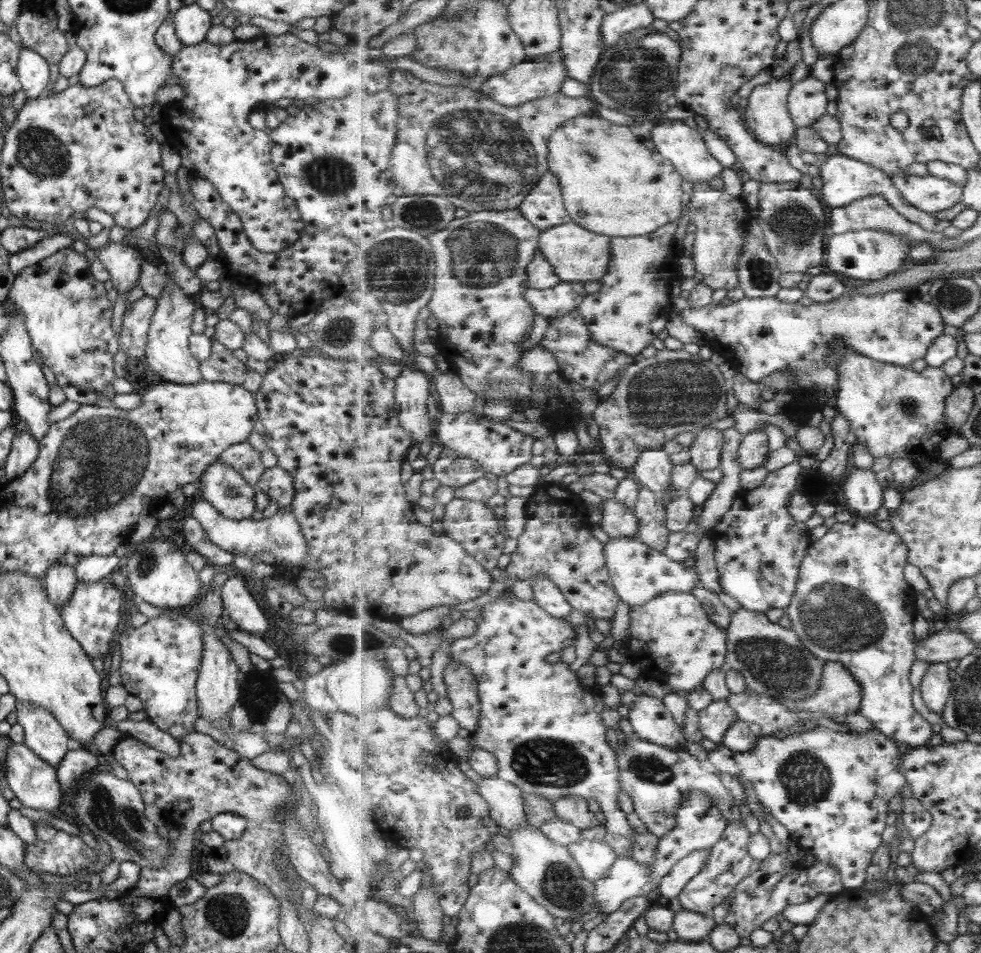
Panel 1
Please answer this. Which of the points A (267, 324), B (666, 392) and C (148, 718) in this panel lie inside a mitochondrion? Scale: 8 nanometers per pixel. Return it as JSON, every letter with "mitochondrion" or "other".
{"A":"other","B":"mitochondrion","C":"other"}

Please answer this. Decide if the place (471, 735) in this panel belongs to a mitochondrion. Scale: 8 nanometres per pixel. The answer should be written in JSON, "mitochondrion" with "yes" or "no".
{"mitochondrion":"no"}

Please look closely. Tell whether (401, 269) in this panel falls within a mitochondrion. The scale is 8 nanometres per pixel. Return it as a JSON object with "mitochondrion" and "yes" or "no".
{"mitochondrion":"yes"}

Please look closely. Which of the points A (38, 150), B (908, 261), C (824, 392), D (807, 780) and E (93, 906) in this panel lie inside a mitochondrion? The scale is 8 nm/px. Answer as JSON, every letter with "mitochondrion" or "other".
{"A":"mitochondrion","B":"other","C":"other","D":"mitochondrion","E":"other"}

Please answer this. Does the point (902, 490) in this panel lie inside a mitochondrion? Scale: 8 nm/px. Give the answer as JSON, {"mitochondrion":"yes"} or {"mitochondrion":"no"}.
{"mitochondrion":"no"}

